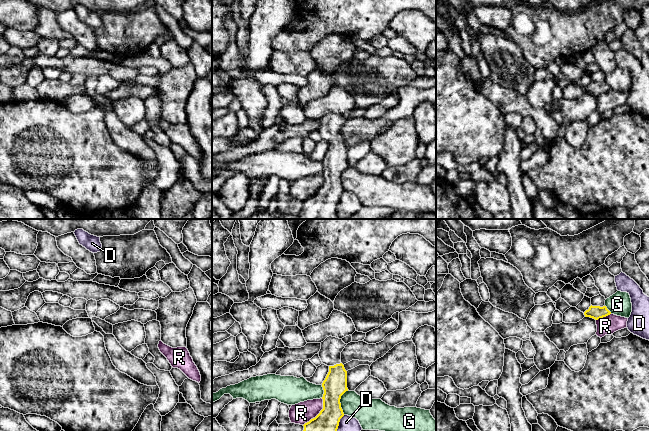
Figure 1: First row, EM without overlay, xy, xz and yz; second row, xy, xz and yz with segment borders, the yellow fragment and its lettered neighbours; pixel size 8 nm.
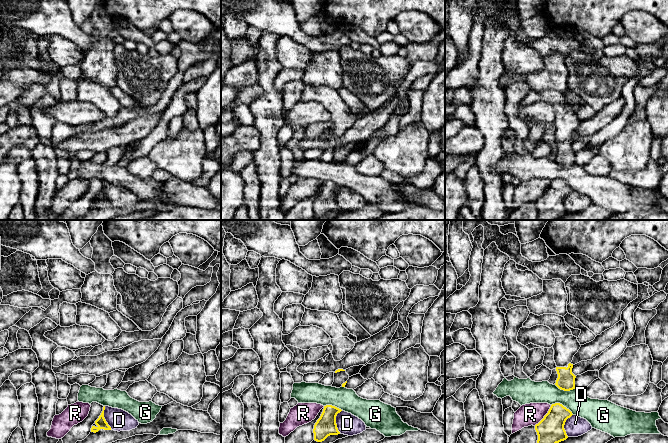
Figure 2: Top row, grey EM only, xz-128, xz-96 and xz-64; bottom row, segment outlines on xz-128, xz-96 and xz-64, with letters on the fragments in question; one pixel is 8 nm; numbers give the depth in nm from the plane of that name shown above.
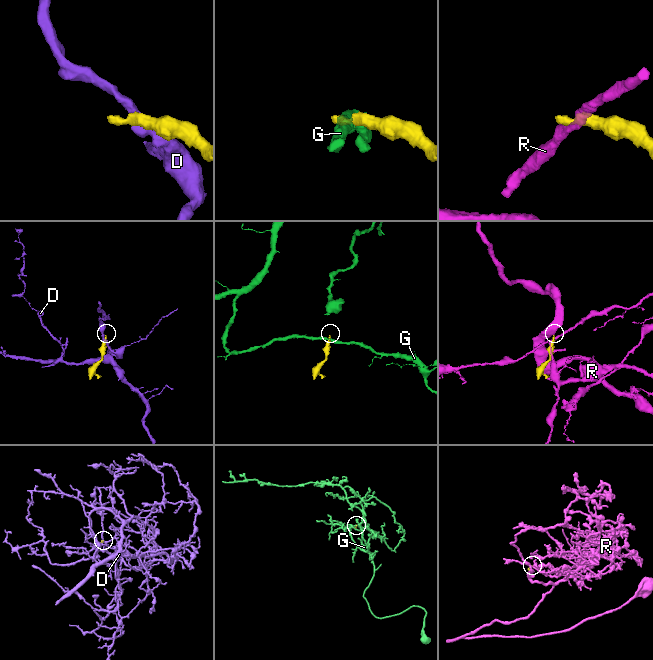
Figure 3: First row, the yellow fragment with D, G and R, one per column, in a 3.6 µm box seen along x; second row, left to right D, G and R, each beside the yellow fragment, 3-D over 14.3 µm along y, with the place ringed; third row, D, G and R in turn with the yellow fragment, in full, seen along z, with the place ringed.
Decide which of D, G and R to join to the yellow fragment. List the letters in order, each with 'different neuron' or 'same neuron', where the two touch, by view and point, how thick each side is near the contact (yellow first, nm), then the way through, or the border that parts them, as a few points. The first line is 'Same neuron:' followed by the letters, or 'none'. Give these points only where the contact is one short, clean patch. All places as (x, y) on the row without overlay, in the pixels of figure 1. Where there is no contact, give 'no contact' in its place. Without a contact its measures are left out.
Same neuron: none
D: different neuron; meets yellow in xz at (337, 204); 300 nm thick on the yellow side, 170 nm on the other
G: different neuron; meets yellow in xz at (339, 178); 220 nm thick on the yellow side, 220 nm on the other; border along xz (348, 166), (340, 175), (340, 183), (343, 190)
R: different neuron; meets yellow in xz at (319, 189); 300 nm thick on the yellow side, 170 nm on the other

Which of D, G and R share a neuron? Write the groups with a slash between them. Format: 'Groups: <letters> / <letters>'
Groups: D / G / R

